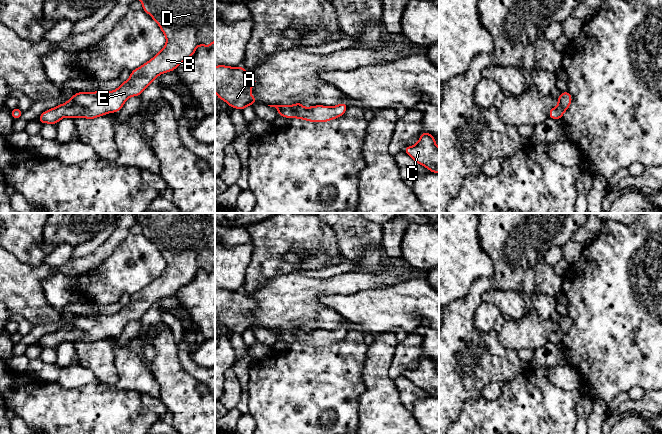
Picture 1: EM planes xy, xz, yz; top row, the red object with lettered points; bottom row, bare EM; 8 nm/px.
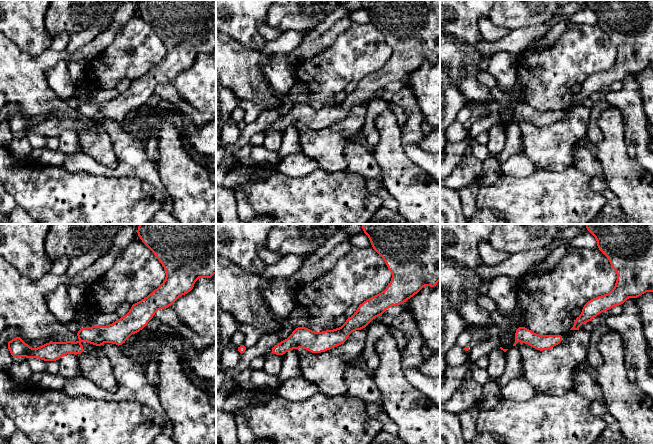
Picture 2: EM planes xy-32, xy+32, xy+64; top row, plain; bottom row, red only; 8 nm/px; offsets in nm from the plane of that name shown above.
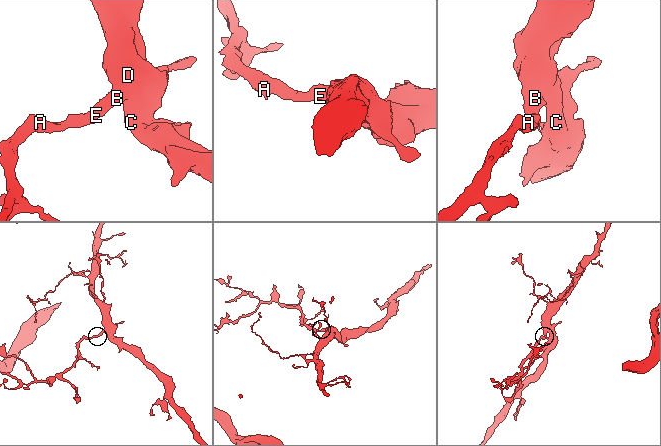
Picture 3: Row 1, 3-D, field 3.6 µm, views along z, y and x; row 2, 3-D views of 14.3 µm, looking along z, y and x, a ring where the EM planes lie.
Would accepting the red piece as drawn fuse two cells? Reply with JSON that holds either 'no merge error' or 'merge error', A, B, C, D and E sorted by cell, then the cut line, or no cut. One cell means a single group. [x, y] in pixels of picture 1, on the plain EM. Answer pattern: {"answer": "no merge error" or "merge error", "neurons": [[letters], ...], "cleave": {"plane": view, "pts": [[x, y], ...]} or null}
{"answer": "no merge error", "neurons": [["A", "B", "C", "D", "E"]], "cleave": null}

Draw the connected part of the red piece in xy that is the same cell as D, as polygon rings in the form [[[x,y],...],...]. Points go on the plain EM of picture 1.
[[[137,213],[143,235],[158,248],[166,261],[164,271],[149,285],[131,295],[130,301],[121,306],[116,314],[77,316],[66,327],[41,337],[37,343],[42,348],[55,348],[65,342],[95,343],[122,333],[128,322],[141,320],[155,303],[174,295],[180,288],[190,283],[198,270],[212,271],[215,266],[215,213]]]

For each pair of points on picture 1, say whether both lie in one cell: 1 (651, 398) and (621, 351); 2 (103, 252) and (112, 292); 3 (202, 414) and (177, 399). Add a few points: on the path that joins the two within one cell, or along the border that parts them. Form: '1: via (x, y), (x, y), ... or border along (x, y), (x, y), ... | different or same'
1: border along (651, 389), (645, 391) | different
2: border along (121, 242), (100, 264), (85, 272) | different
3: via (196, 410), (183, 399) | same

